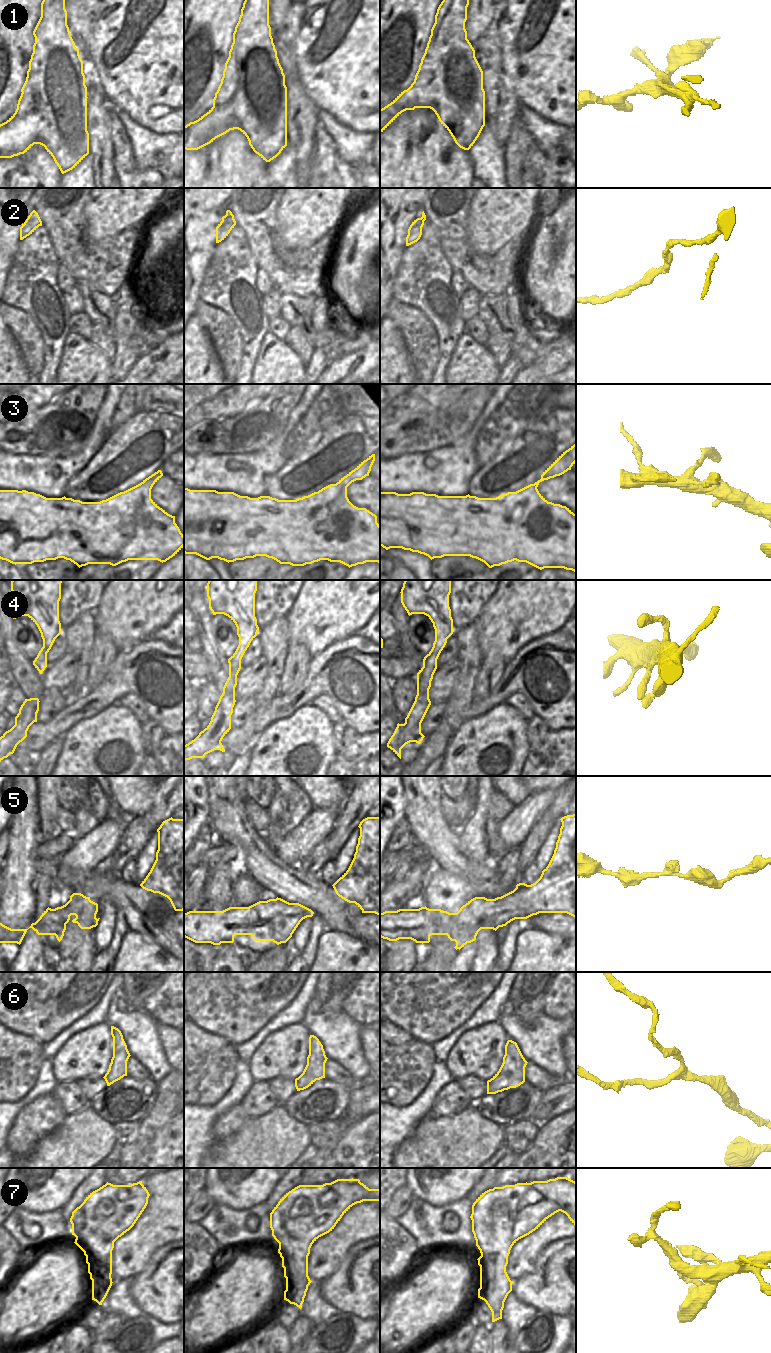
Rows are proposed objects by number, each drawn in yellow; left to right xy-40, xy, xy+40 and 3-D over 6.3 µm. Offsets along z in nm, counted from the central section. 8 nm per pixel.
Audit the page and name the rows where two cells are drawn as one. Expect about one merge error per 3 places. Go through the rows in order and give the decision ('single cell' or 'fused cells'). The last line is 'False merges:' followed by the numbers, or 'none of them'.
1: fused cells
2: single cell
3: single cell
4: single cell
5: single cell
6: single cell
7: single cell
False merges: 1

